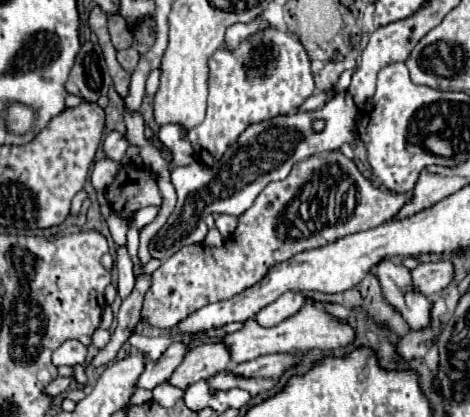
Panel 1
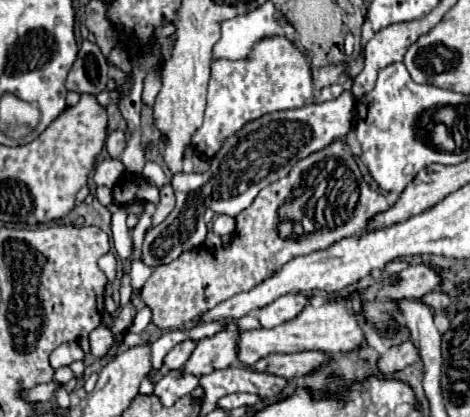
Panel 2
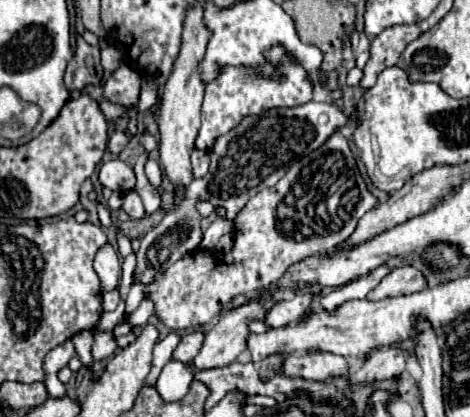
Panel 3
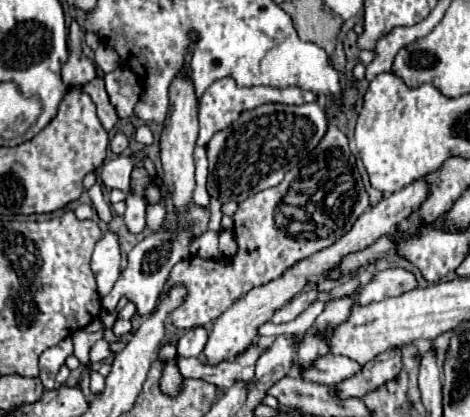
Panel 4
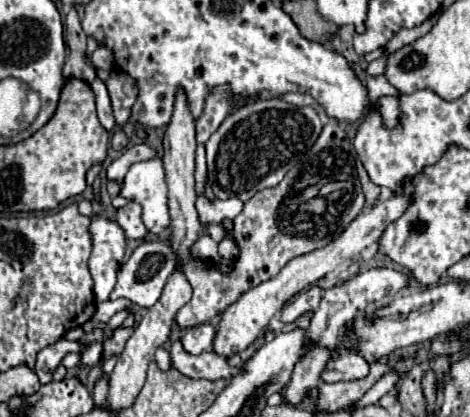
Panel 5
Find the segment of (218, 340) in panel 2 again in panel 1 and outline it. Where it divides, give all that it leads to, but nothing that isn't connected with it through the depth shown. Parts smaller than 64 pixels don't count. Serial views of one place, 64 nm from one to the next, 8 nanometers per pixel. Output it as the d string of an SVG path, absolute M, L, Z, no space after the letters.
M202 344L186 352L176 372L168 378L172 386L186 390L198 380L208 380L216 372L224 372L230 364L230 354L224 344Z

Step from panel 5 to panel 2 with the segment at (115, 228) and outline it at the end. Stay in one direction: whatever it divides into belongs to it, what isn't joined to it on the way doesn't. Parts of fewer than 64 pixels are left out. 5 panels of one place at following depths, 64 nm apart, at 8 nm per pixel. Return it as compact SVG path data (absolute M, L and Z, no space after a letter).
M104 254L98 260L98 266L108 276L108 282L112 282L116 278L116 258L114 258L114 254Z

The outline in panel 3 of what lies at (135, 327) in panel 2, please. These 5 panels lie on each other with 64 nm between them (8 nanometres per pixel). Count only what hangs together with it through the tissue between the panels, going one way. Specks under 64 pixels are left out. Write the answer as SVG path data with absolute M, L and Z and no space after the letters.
M144 298L142 304L140 304L140 306L138 306L138 308L136 308L136 310L128 317L130 327L134 328L148 324L148 318L152 316L152 308L154 308L154 304L152 304L150 300Z

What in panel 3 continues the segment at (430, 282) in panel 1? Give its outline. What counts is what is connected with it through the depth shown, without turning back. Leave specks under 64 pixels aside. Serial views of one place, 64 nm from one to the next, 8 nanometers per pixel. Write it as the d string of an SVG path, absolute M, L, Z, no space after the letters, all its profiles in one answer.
M402 266L392 270L370 294L368 300L382 300L388 296L402 296L422 292L426 288L426 276L414 266Z

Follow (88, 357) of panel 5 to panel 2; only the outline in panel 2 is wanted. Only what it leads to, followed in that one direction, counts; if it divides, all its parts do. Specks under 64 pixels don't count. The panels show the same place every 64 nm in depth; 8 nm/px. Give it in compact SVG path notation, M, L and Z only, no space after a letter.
M98 326L92 334L90 334L90 350L96 358L102 358L108 348L112 346L112 332L106 326Z

